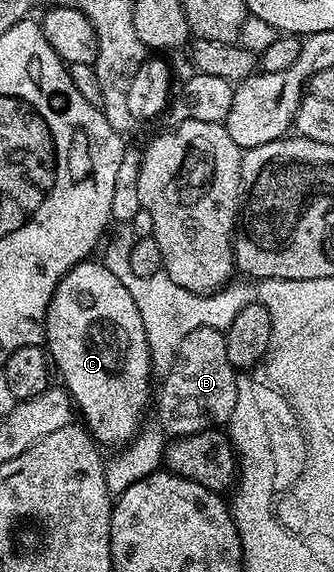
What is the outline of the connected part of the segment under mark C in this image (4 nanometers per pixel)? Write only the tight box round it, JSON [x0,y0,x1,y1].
[45,261,152,449]

